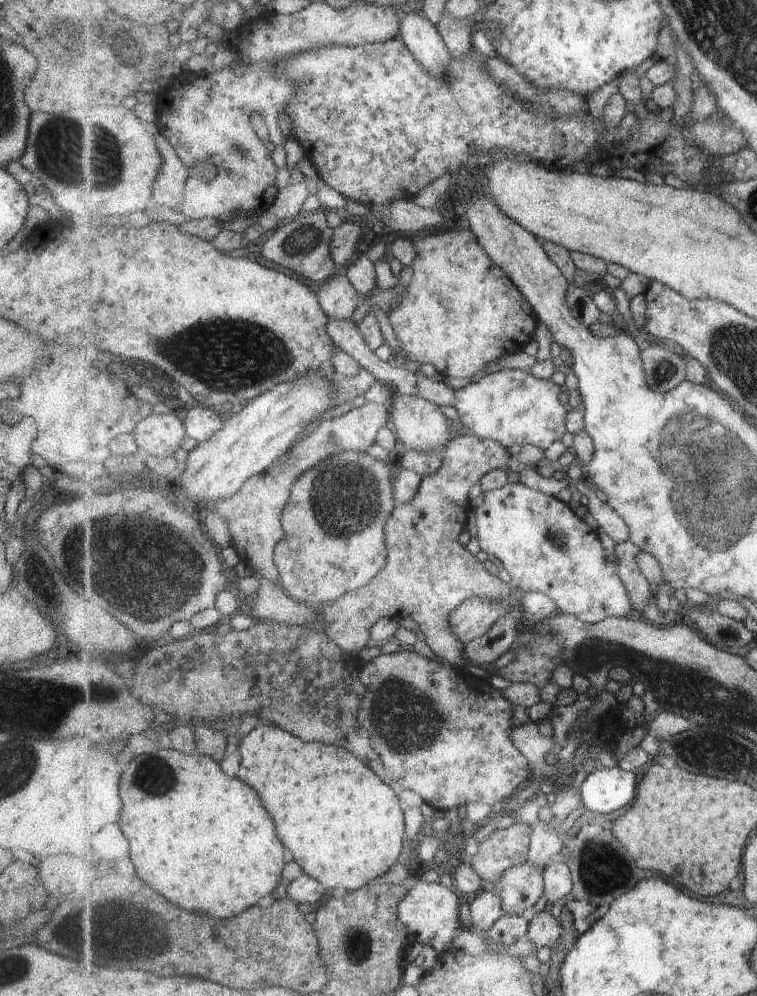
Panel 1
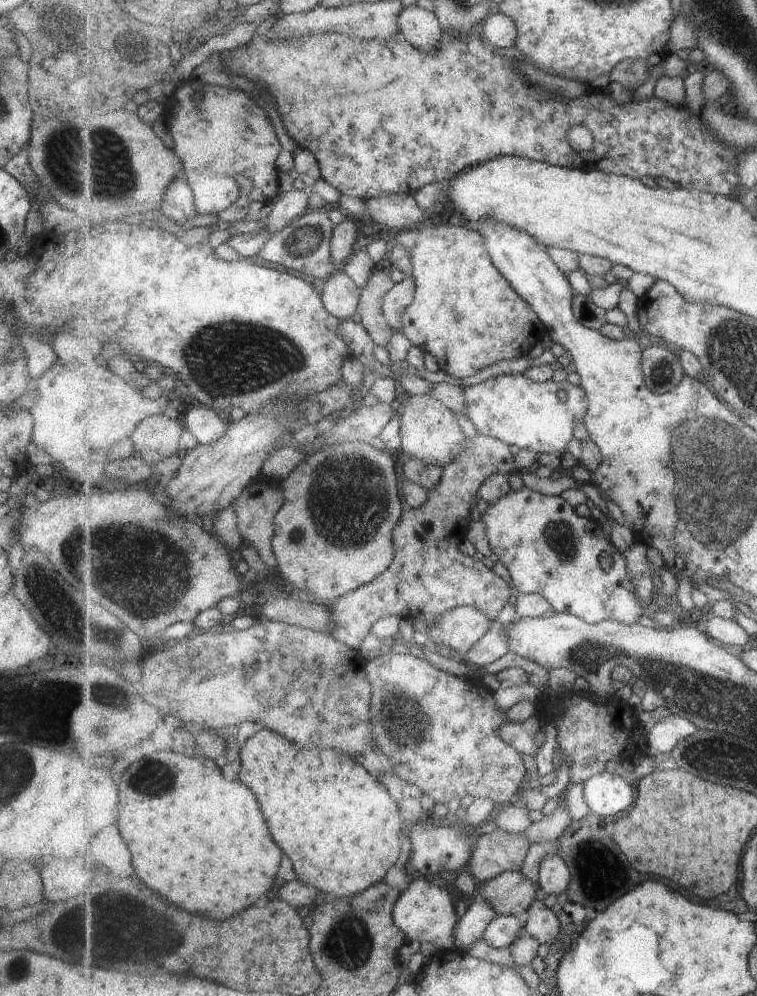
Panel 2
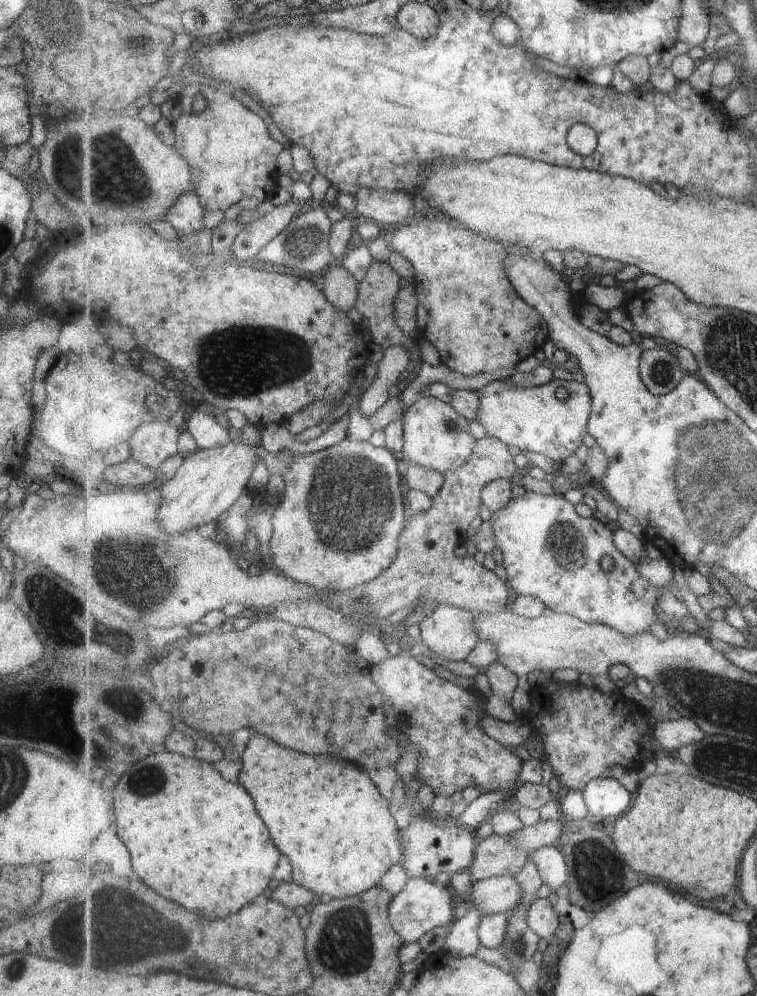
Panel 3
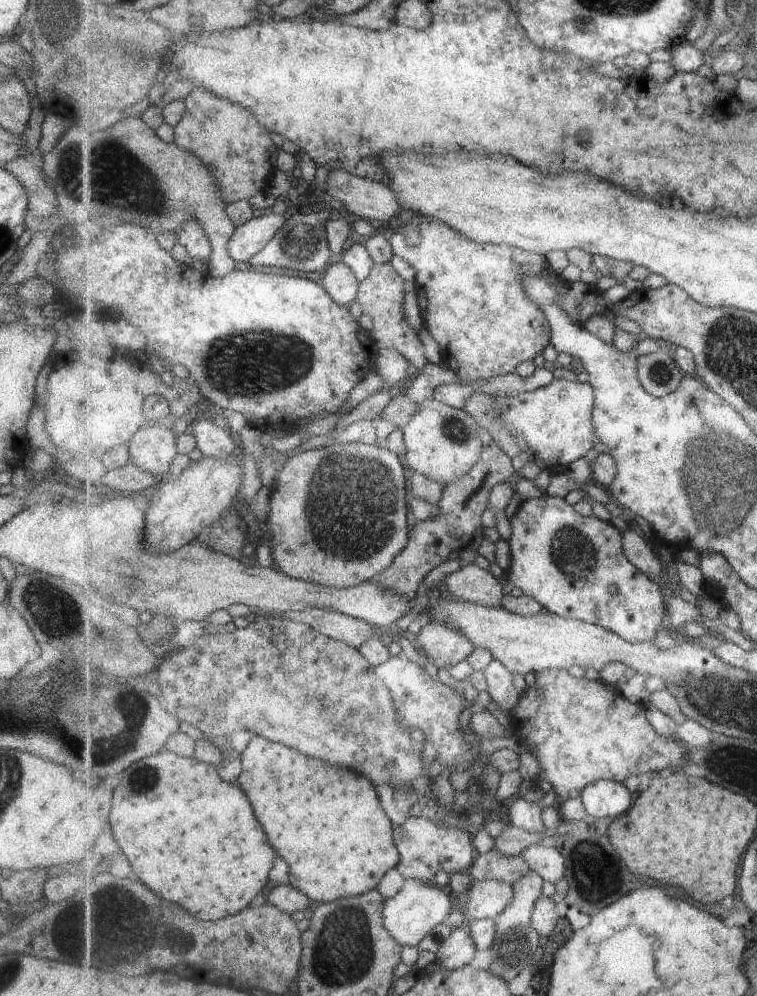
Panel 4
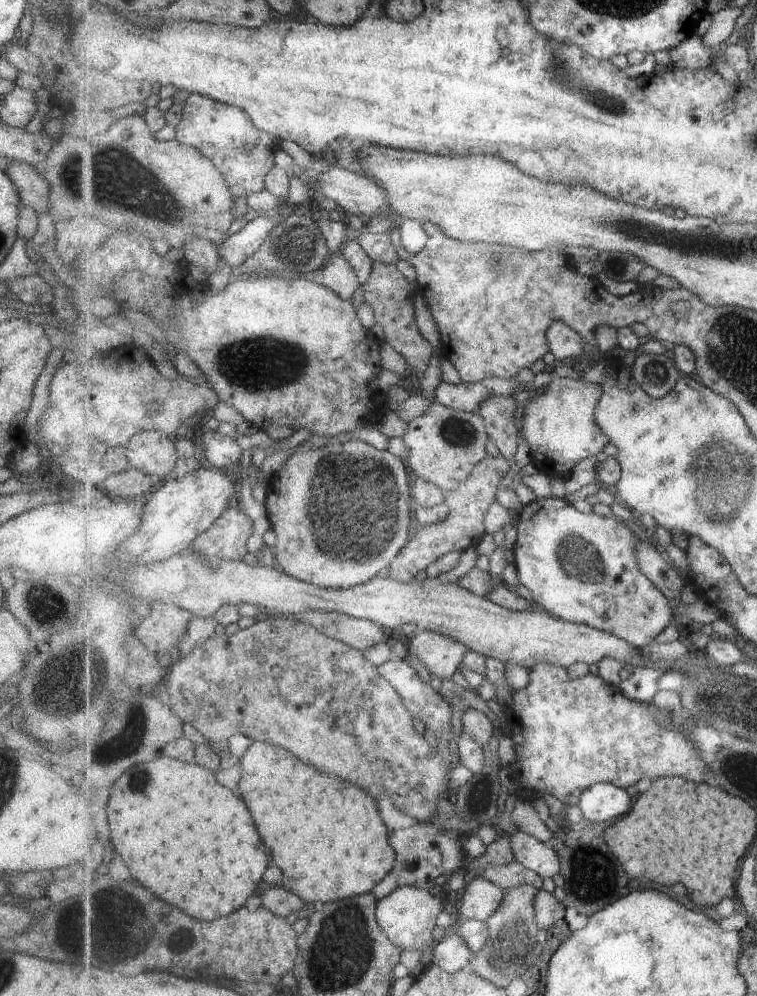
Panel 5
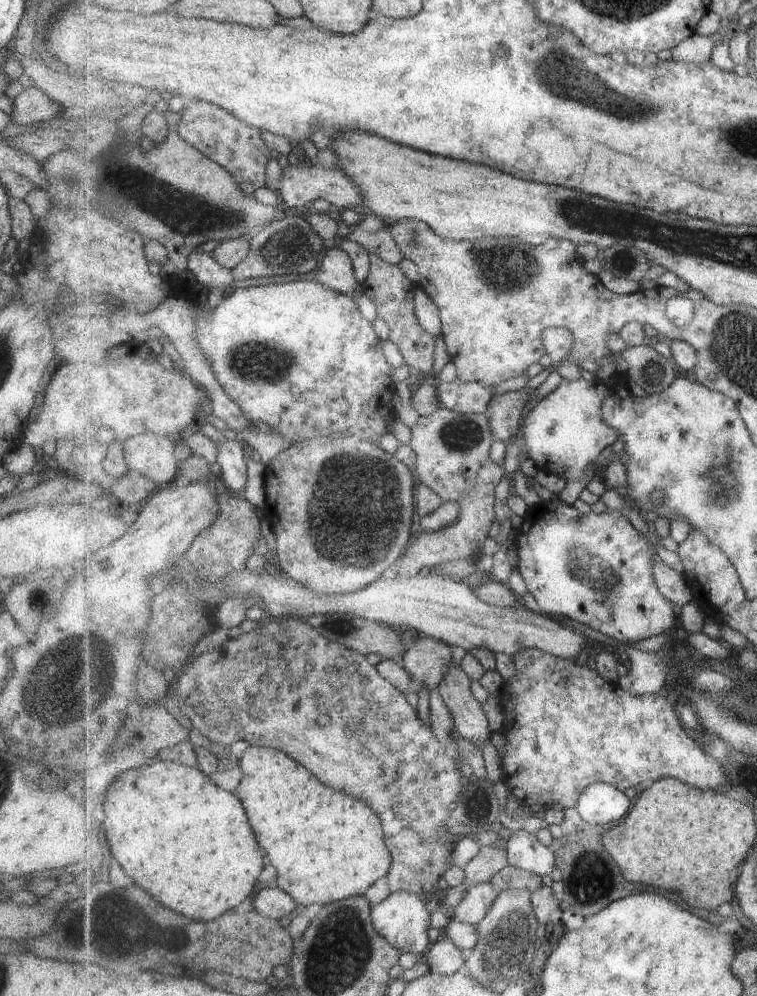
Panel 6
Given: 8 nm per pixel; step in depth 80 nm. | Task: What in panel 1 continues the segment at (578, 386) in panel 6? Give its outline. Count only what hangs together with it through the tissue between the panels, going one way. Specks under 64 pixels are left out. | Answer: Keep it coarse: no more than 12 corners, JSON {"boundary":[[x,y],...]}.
{"boundary":[[501,370],[455,392],[476,437],[515,451],[563,440],[564,388]]}

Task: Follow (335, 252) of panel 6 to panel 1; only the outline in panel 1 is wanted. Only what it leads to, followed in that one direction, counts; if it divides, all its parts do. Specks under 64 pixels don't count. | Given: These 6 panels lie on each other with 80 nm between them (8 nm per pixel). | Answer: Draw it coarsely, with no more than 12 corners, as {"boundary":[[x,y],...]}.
{"boundary":[[346,275],[317,296],[328,318],[351,320],[363,299]]}

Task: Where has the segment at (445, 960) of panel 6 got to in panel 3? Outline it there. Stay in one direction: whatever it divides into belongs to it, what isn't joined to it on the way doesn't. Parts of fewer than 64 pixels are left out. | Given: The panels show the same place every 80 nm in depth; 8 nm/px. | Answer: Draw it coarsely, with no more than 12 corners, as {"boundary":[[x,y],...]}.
{"boundary":[[472,907],[455,920],[441,950],[454,959],[475,957],[485,916]]}

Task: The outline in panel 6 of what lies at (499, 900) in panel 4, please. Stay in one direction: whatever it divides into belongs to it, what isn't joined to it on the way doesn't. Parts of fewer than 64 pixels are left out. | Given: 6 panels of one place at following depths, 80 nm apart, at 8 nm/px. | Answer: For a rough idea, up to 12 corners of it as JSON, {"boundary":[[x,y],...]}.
{"boundary":[[492,882],[474,886],[452,917],[476,927],[499,892]]}

